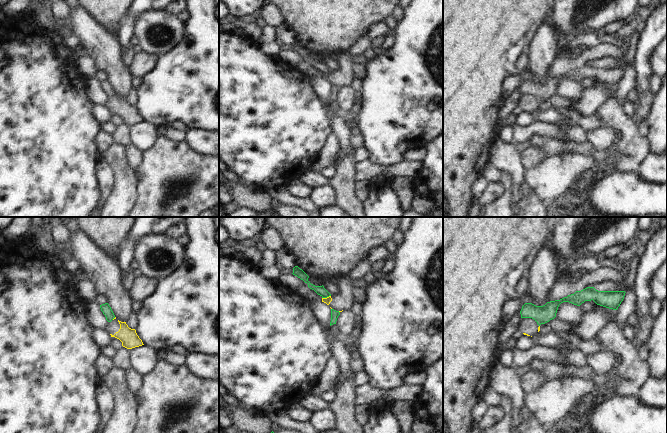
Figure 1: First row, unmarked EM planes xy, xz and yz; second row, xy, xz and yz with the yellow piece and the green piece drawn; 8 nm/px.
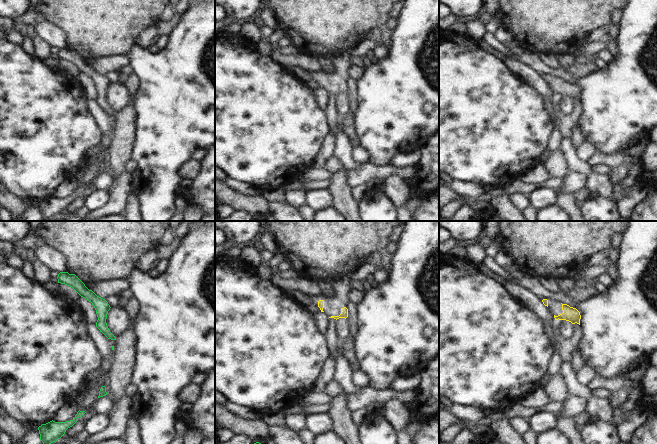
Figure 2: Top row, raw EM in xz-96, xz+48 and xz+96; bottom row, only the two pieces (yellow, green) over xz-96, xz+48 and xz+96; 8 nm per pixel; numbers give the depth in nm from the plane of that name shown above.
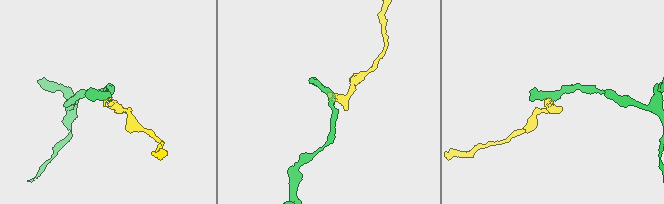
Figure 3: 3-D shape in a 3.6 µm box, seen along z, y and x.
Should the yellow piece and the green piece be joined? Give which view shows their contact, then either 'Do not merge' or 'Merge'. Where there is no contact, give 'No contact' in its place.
Touches yellow in xz. Do not merge.

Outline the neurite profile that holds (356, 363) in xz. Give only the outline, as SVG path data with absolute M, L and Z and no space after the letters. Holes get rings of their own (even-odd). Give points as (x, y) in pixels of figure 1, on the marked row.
M358 351L351 354L350 365L351 365L351 368L354 371L354 373L363 369L364 363L363 363Z

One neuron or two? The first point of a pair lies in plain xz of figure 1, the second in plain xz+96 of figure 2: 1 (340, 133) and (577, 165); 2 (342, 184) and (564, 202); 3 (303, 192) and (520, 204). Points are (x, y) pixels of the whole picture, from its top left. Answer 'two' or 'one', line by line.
1: one
2: one
3: one

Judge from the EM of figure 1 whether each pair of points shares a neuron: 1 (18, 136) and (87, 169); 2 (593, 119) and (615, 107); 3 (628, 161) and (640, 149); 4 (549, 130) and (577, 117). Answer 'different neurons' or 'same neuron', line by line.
1: same neuron
2: different neurons
3: same neuron
4: different neurons

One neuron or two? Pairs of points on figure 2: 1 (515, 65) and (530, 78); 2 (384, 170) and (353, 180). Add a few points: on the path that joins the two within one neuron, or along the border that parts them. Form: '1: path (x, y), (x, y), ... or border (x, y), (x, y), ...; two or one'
1: path (519, 69), (526, 74); one
2: path (376, 171), (365, 171), (361, 175); one

